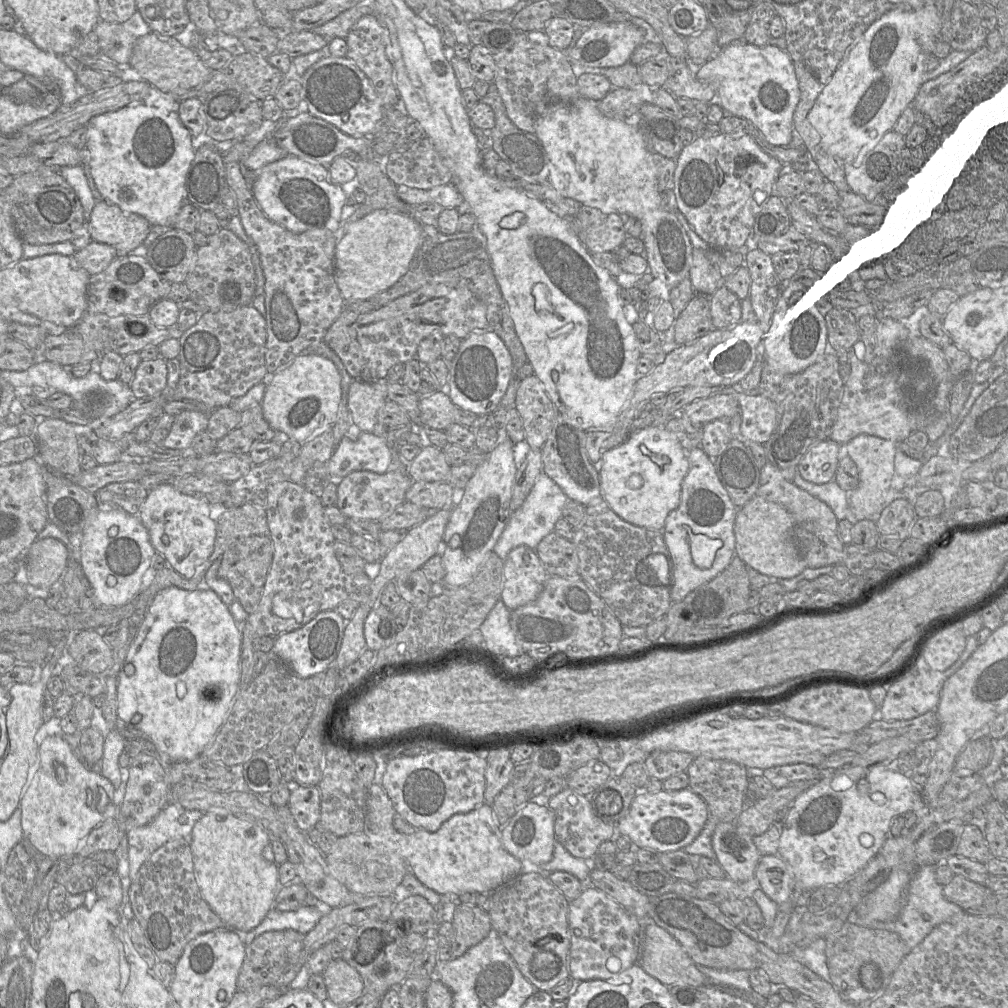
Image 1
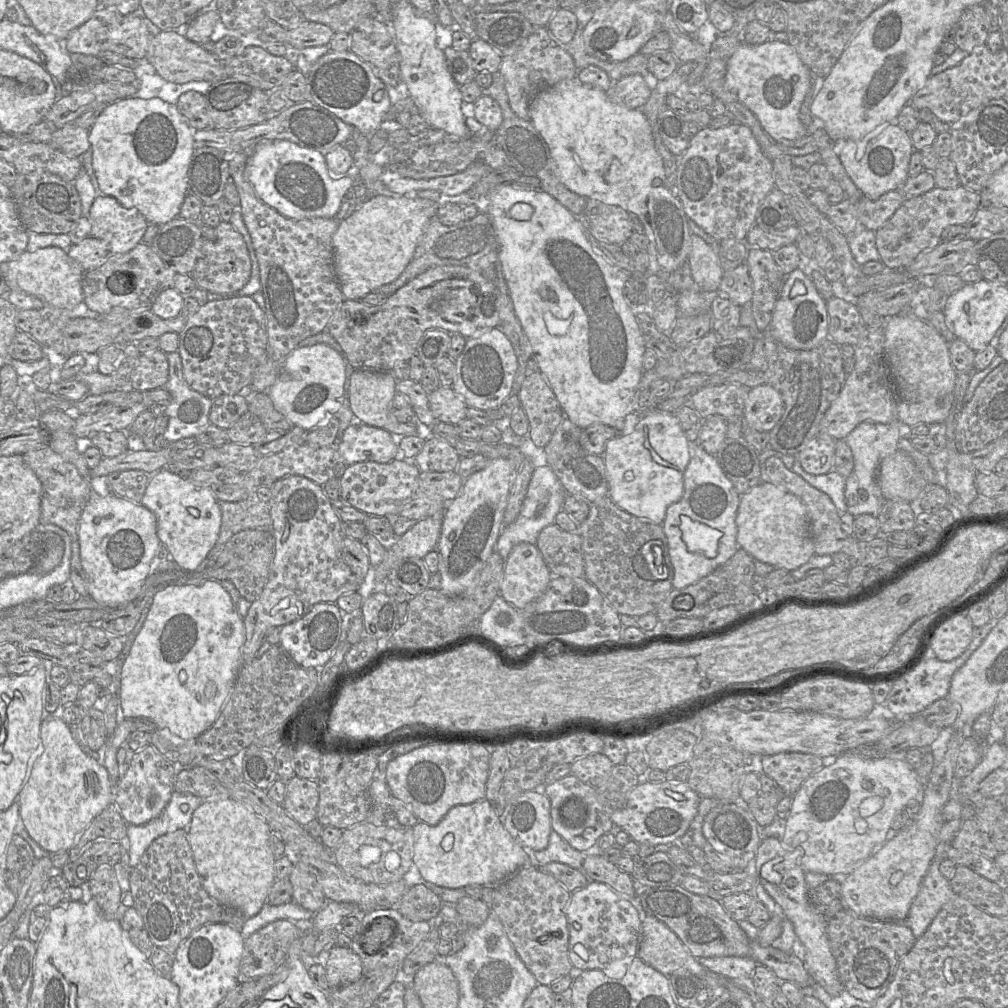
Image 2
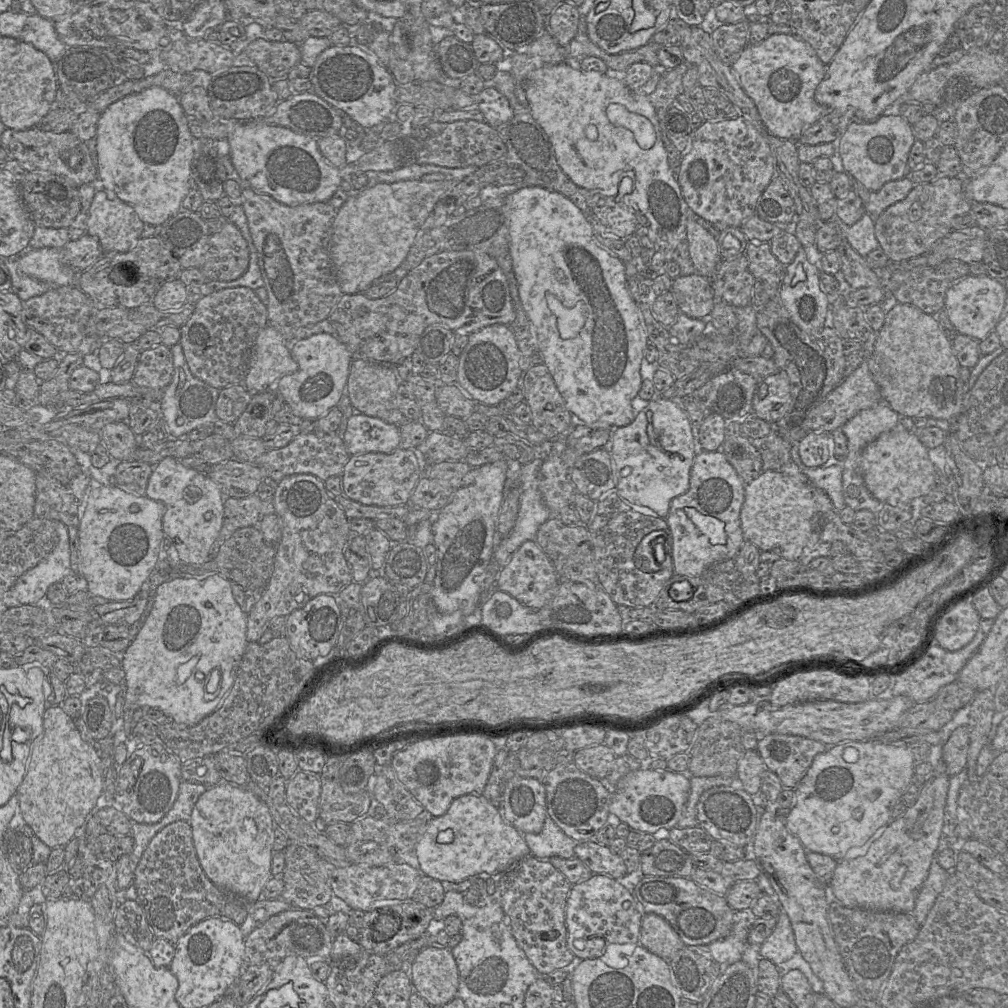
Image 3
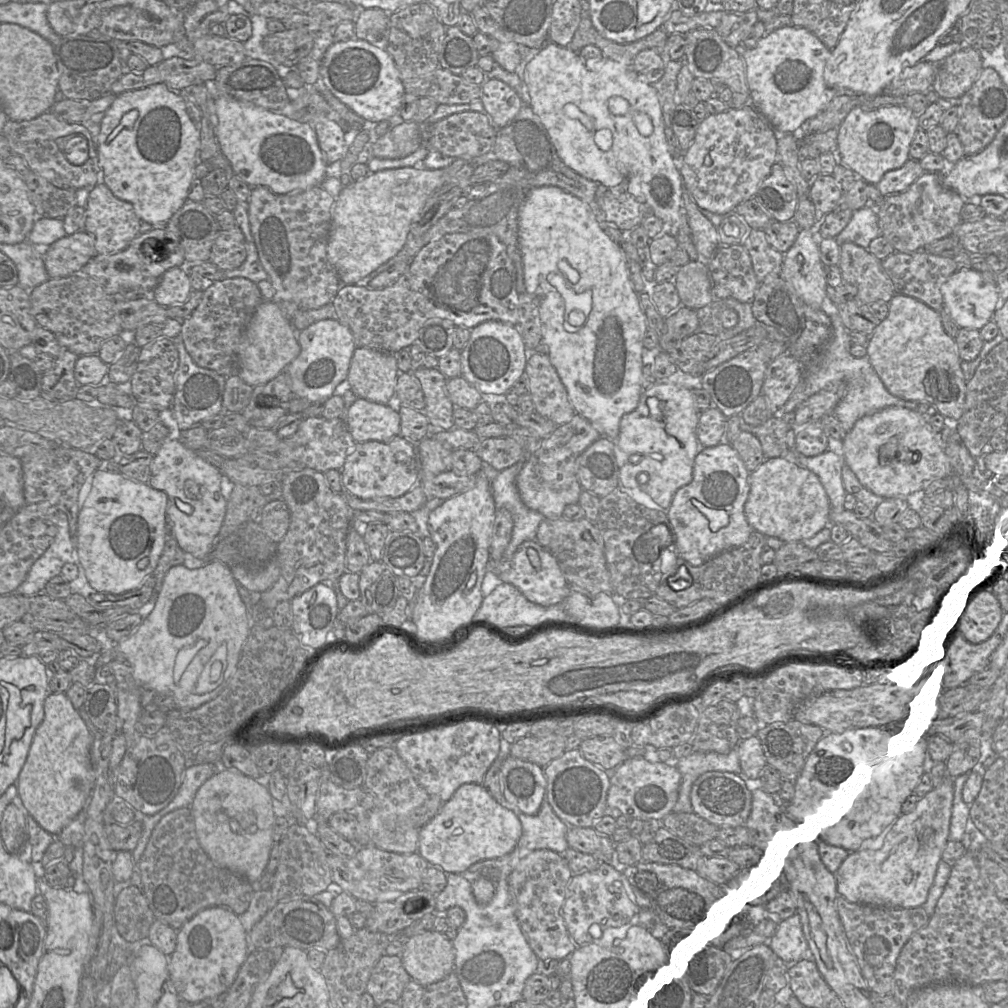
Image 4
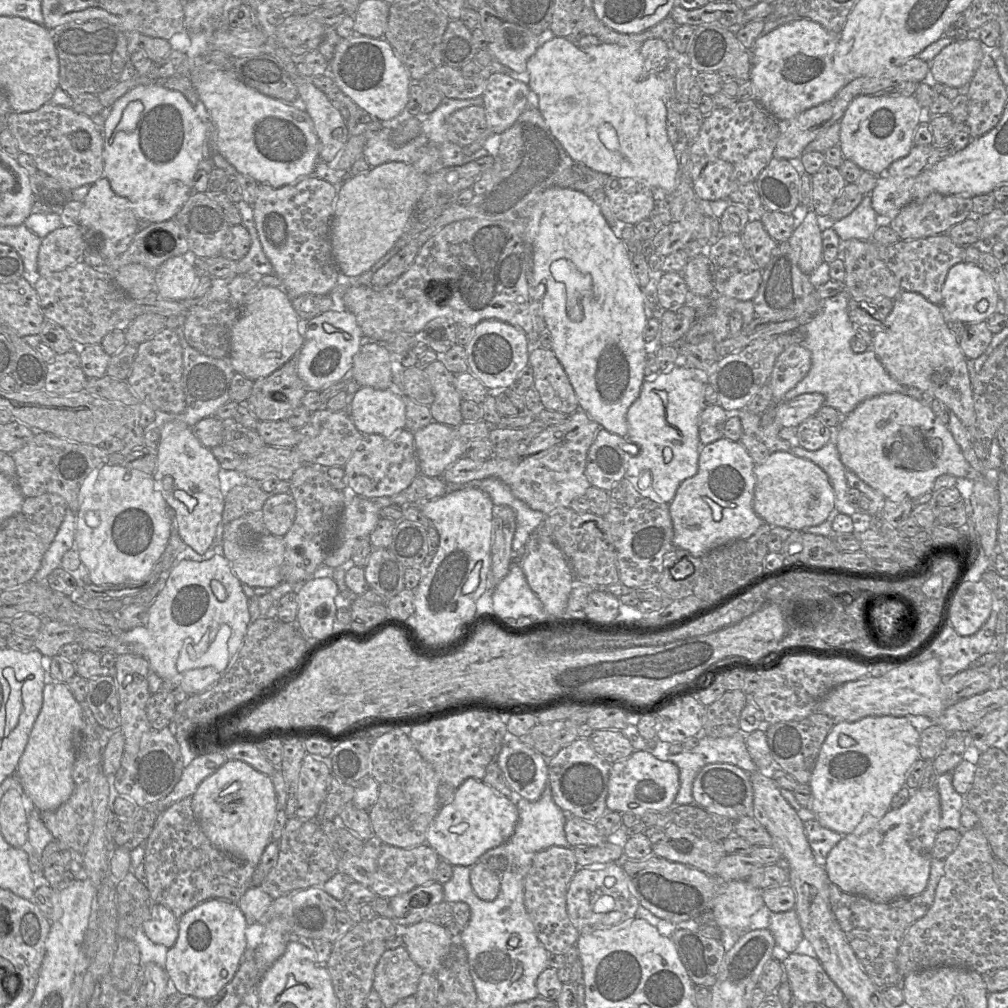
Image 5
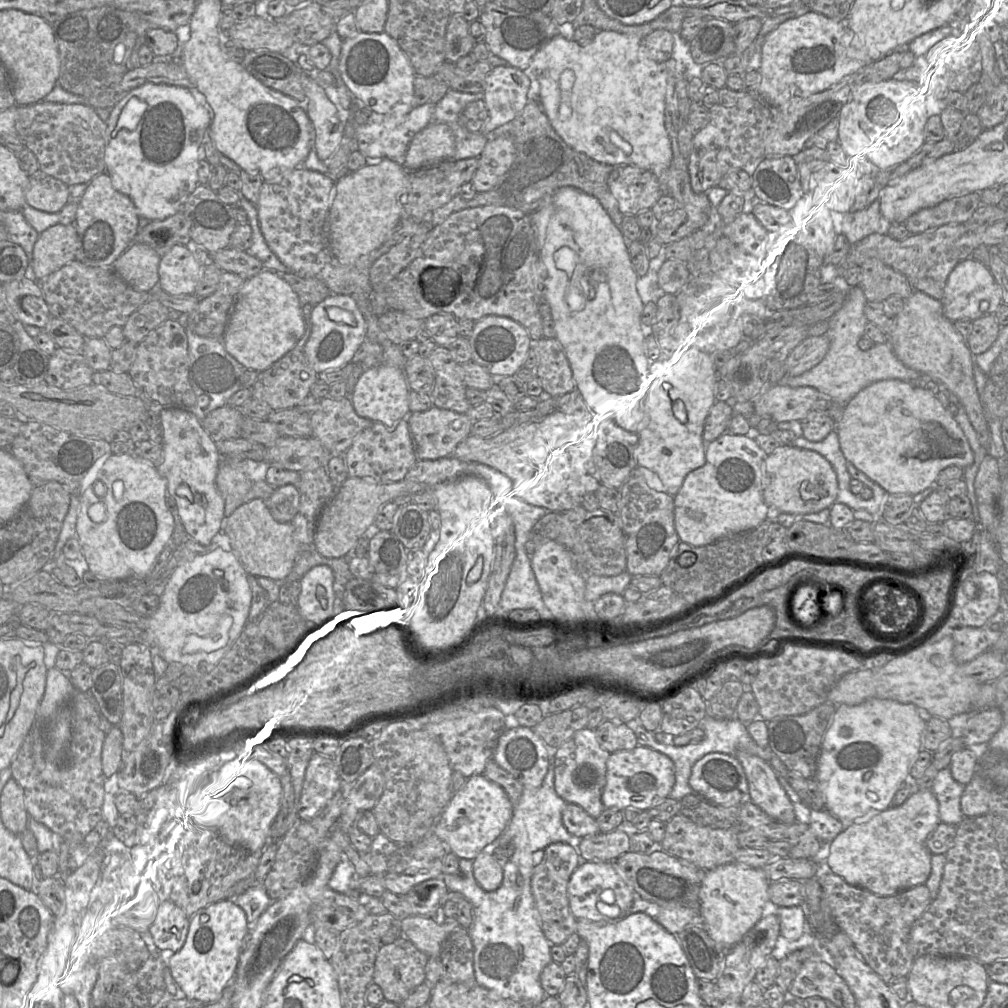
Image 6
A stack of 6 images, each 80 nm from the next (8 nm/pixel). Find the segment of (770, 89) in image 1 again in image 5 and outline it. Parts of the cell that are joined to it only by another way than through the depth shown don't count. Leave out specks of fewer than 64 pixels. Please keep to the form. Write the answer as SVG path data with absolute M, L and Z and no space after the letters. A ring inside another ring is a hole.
M807 18L759 36L749 49L754 99L779 121L793 119L805 110L832 100L849 82L834 69L833 58L839 39L840 34L829 32Z

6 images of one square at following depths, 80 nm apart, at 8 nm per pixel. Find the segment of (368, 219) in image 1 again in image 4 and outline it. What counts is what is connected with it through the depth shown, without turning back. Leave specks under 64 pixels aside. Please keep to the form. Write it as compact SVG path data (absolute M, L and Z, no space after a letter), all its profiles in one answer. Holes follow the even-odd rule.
M463 159L441 169L390 168L344 186L333 205L327 244L328 259L341 283L369 285L370 274L402 250L413 220L429 197L441 186L470 189L474 168Z

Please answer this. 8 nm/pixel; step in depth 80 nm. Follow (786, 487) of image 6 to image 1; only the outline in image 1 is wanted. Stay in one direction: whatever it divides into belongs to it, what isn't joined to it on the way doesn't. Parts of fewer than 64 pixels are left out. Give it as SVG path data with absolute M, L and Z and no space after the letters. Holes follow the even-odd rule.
M756 495L744 506L737 508L734 521L735 556L738 556L750 570L774 580L793 578L806 568L793 531L793 520L785 508Z

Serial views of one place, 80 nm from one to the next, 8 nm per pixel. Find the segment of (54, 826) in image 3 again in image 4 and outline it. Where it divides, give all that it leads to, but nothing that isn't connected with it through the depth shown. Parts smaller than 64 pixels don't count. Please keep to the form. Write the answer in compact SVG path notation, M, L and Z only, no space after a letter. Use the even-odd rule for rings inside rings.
M49 693L43 721L34 734L16 784L29 815L54 837L85 808L91 795L94 786L92 743L90 731L66 693Z

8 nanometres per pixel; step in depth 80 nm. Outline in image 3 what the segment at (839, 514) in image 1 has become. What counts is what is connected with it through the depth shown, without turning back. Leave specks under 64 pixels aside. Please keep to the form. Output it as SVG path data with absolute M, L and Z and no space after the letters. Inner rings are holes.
M799 442L791 443L790 453L792 461L814 487L822 489L829 496L835 510L840 513L846 506L843 494L842 466L835 463L835 458L831 457L824 466L807 467L801 462L798 445Z

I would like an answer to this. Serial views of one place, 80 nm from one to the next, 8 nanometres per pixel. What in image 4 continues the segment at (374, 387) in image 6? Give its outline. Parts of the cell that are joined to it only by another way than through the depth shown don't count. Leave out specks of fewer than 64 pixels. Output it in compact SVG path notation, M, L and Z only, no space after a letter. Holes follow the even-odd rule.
M357 397L349 408L347 425L356 443L370 440L389 442L392 438L400 435L401 418L399 407Z

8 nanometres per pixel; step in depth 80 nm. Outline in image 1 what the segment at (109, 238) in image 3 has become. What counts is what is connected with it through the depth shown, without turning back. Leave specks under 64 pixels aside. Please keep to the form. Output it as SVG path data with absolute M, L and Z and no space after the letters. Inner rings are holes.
M103 199L96 201L90 216L92 241L114 247L118 256L128 256L142 245L149 234L151 226L149 221L143 216L125 212L117 205L108 203Z

